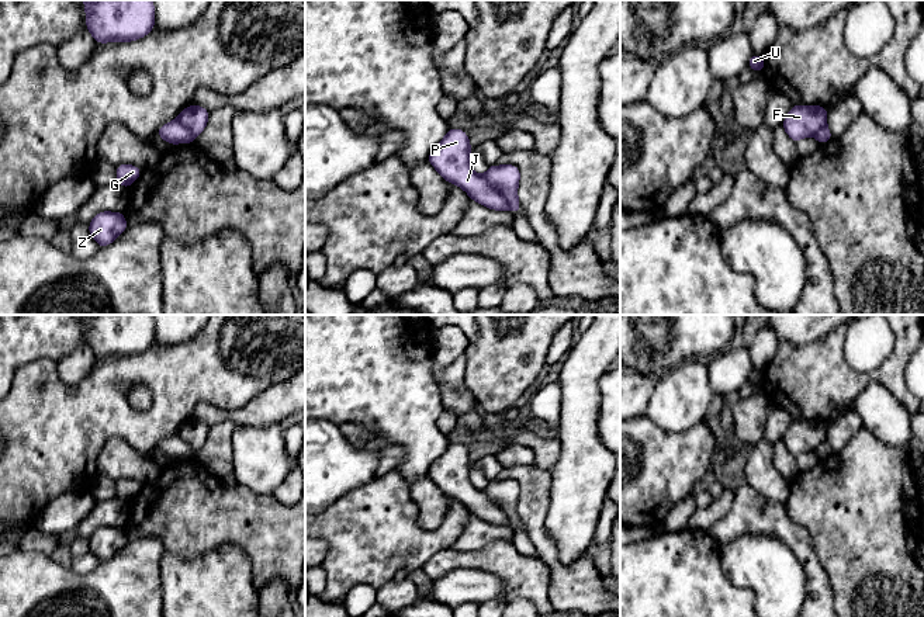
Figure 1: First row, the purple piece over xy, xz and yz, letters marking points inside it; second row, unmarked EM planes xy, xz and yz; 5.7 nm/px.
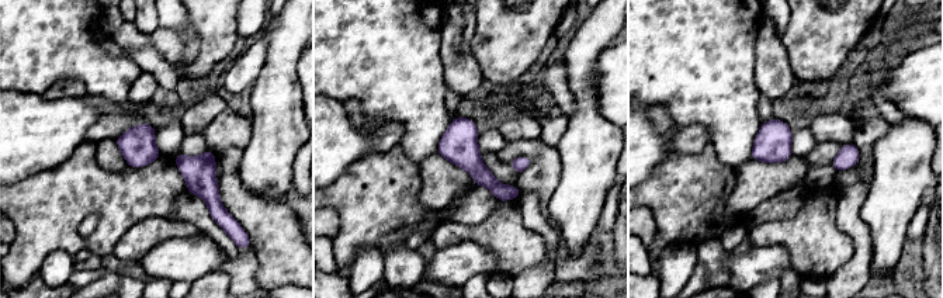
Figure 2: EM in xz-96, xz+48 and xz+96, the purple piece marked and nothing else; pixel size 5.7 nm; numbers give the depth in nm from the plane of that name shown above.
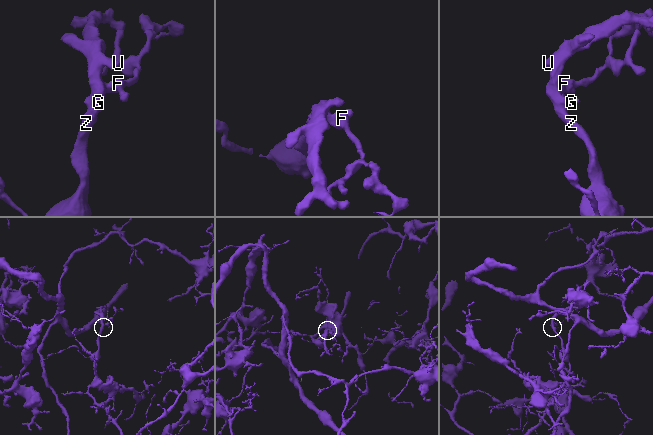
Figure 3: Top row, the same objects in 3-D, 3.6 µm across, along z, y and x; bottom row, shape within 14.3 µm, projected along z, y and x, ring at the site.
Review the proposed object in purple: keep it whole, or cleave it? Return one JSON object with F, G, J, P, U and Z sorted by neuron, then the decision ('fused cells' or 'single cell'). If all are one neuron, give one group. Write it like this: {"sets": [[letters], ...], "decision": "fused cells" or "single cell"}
{"sets": [["F"], ["G", "J", "P", "U", "Z"]], "decision": "fused cells"}

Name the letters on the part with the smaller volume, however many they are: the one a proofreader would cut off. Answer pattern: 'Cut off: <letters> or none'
Cut off: F

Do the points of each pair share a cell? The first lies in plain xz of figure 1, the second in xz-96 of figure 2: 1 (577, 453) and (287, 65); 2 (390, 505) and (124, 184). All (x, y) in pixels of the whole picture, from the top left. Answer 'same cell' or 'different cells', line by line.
1: same cell
2: same cell

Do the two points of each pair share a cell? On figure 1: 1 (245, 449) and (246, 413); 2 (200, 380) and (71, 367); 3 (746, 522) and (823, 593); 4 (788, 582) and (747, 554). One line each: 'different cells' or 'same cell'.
1: different cells
2: different cells
3: same cell
4: same cell

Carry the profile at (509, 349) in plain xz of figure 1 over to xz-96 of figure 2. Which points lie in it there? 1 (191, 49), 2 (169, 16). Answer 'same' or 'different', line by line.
1: different
2: different

